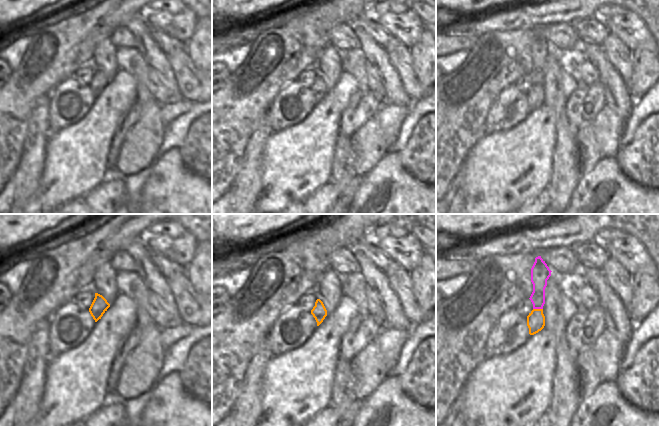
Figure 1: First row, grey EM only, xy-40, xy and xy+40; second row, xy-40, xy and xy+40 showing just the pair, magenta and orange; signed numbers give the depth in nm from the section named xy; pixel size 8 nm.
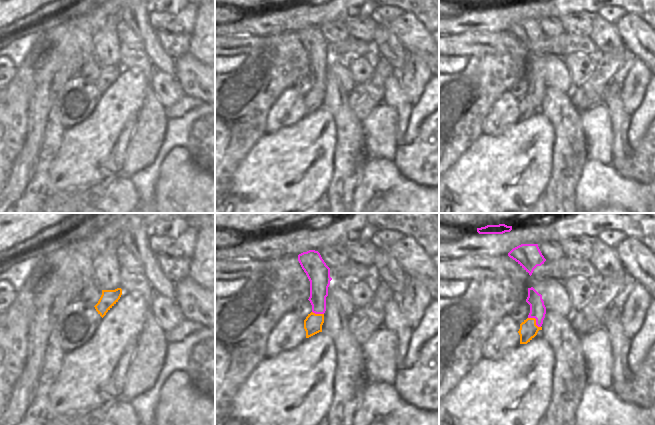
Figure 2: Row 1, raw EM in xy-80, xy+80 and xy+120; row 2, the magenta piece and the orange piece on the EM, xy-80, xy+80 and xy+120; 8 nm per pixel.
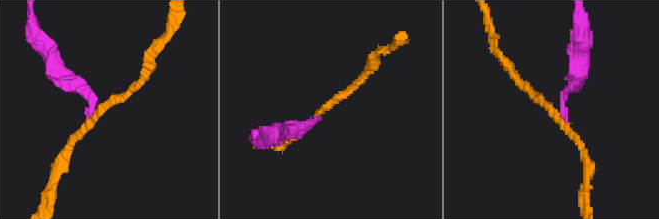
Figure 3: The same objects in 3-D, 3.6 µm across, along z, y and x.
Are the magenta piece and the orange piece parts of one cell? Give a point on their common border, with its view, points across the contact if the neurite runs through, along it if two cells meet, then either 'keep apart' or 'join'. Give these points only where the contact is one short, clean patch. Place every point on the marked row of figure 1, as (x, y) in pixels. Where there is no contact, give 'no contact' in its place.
meets magenta in xy+40 at (538, 308); border along xy+40 (533, 308), (542, 309); keep apart

